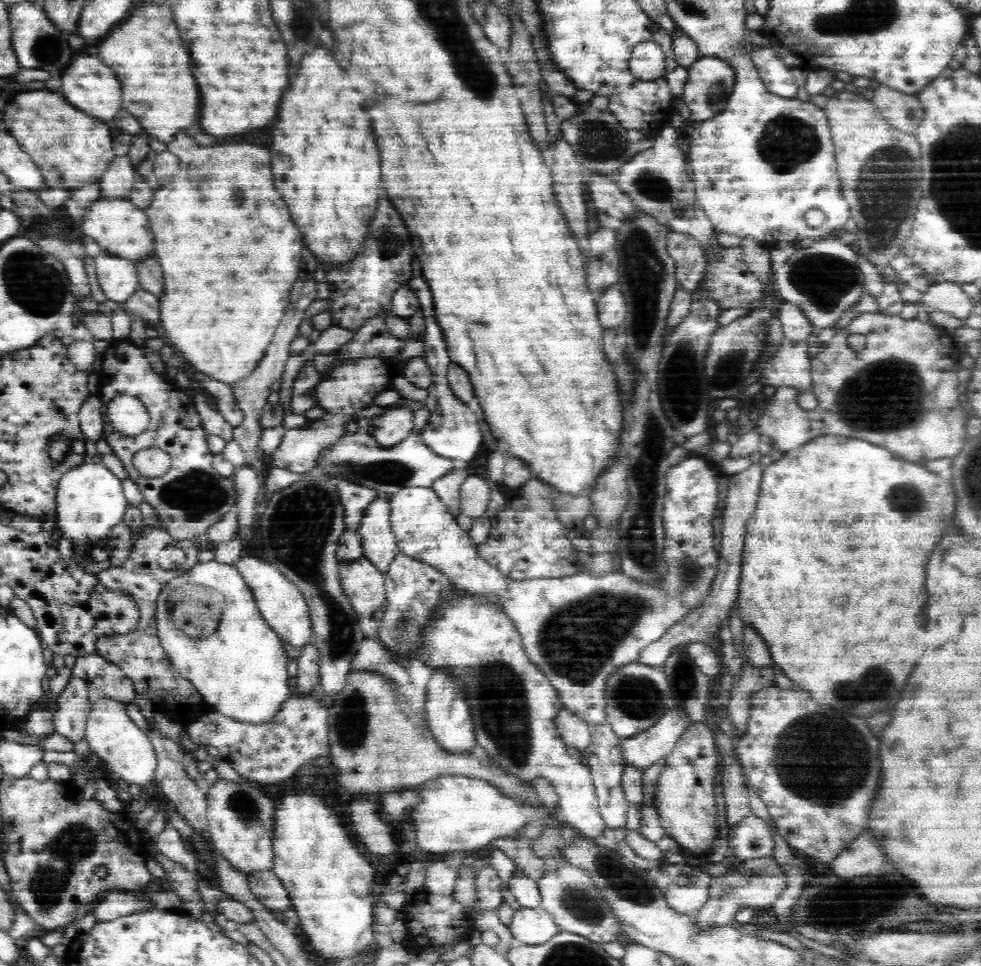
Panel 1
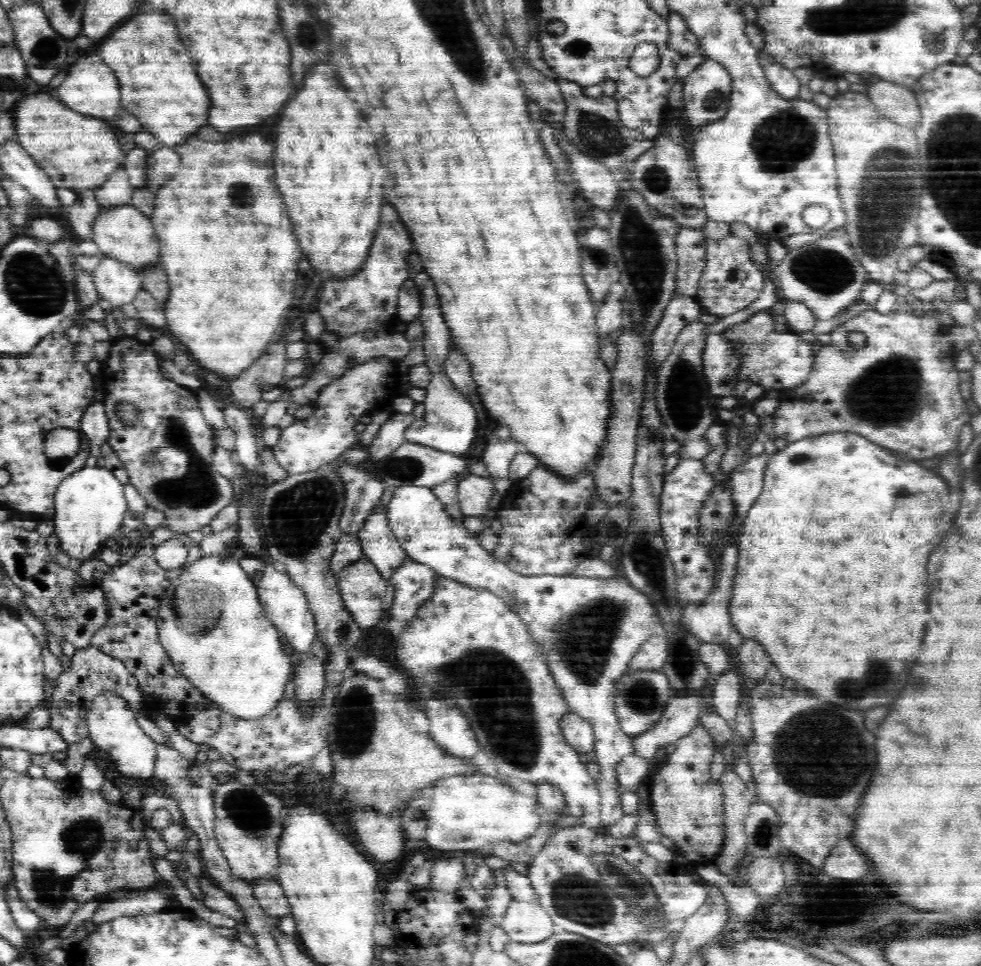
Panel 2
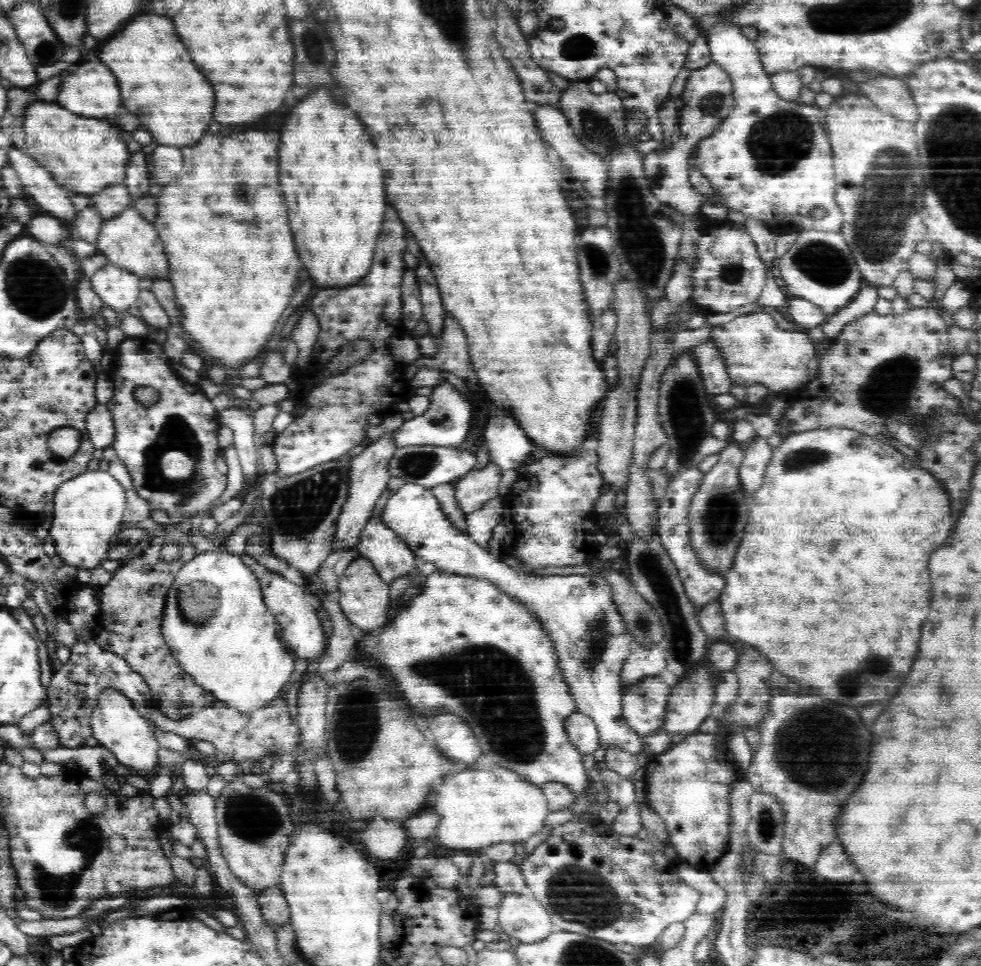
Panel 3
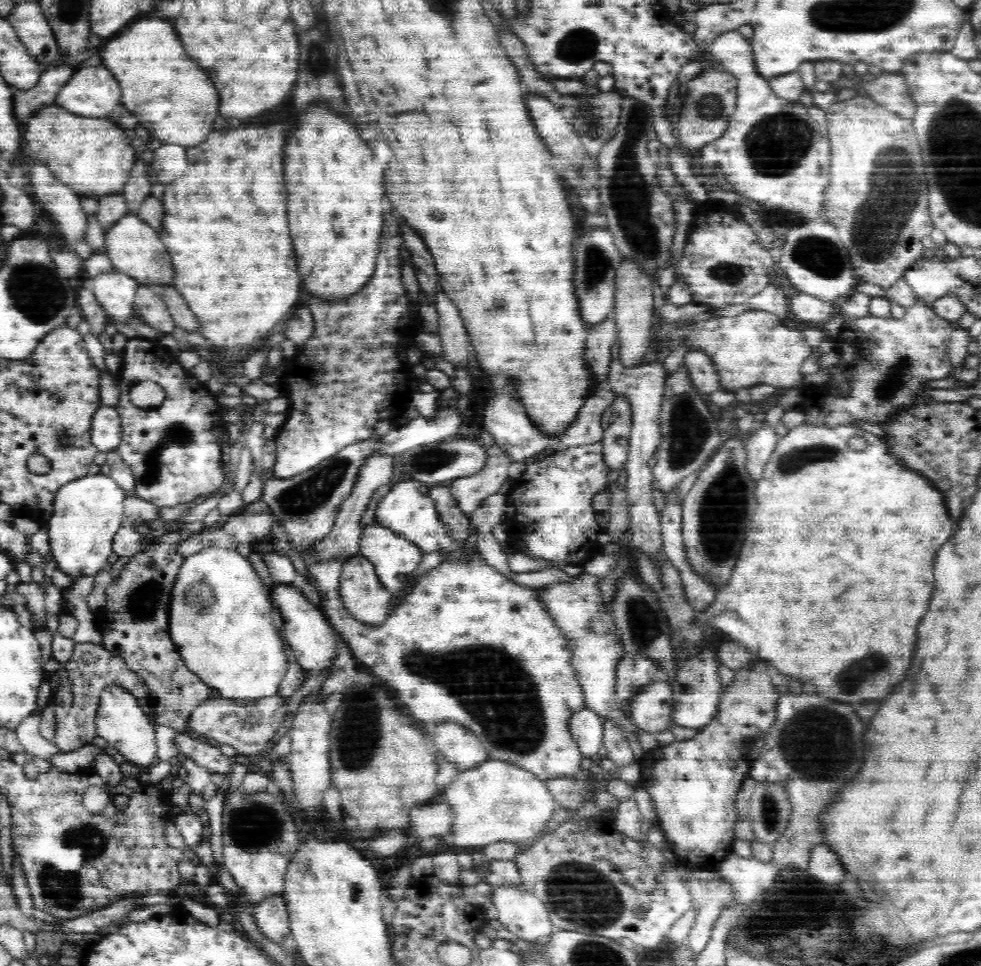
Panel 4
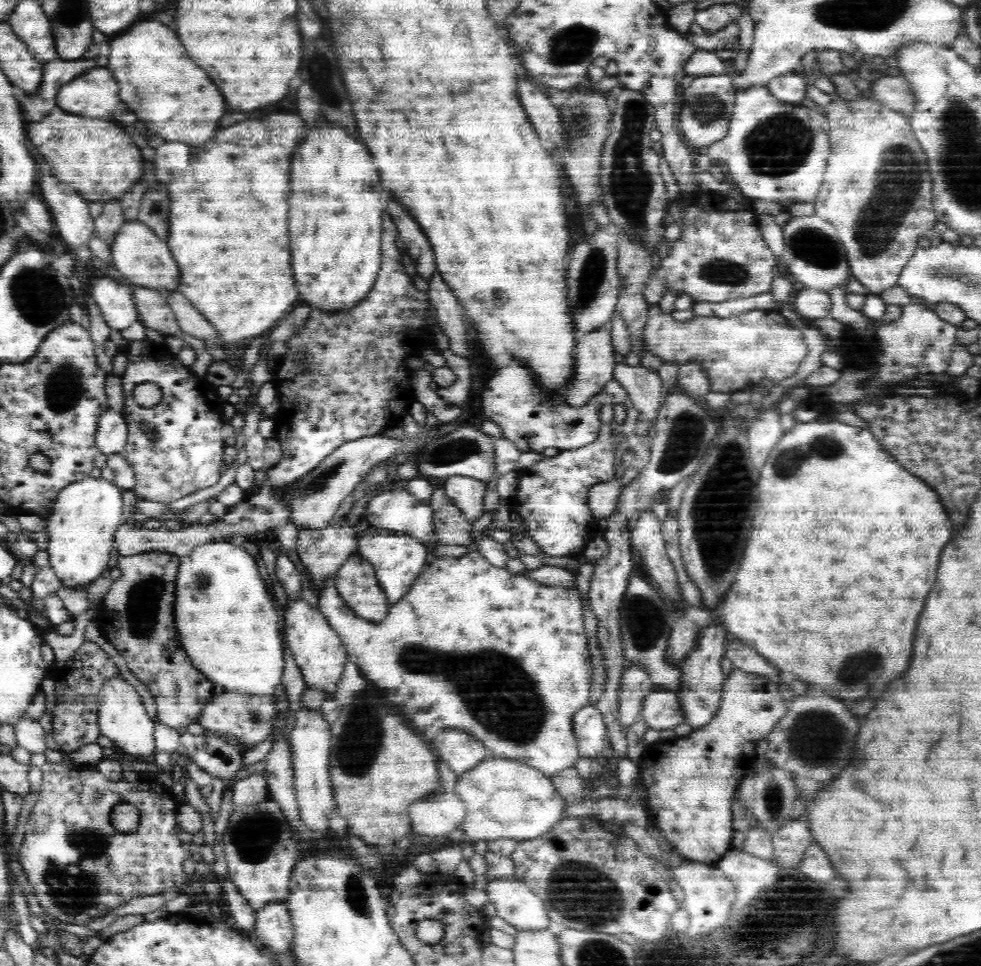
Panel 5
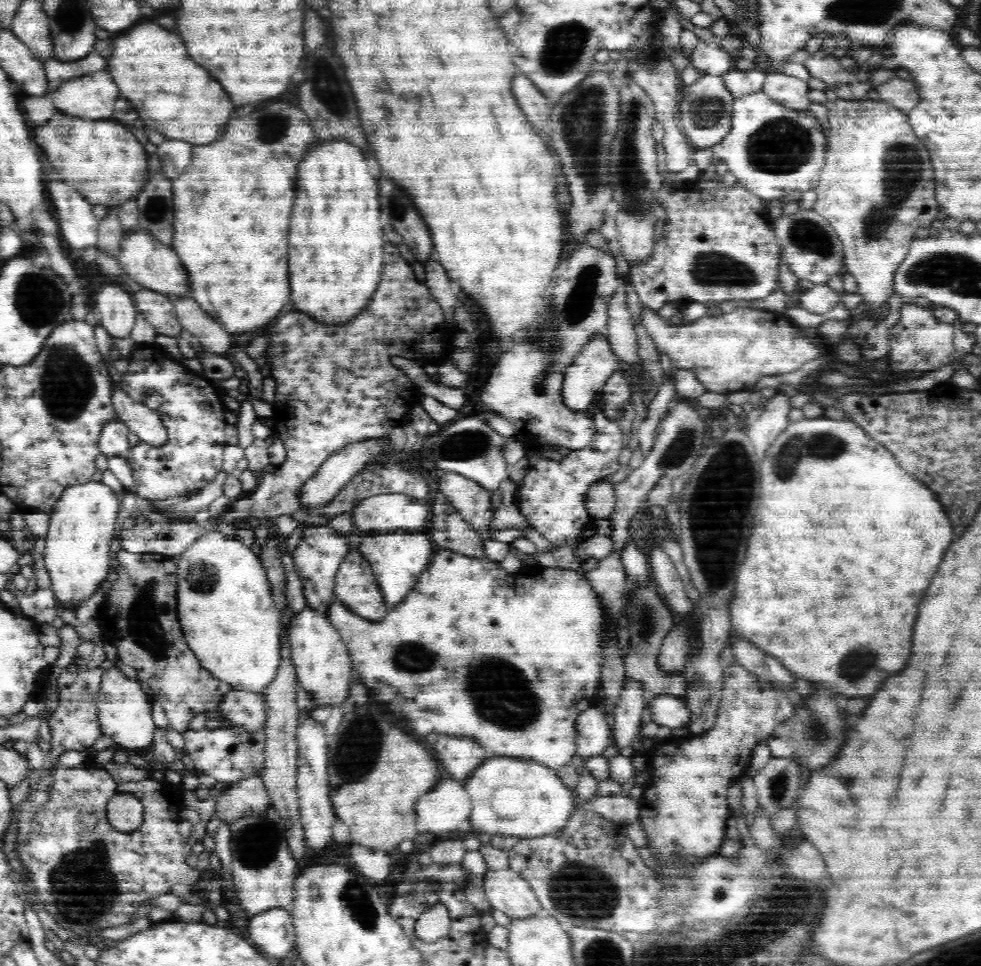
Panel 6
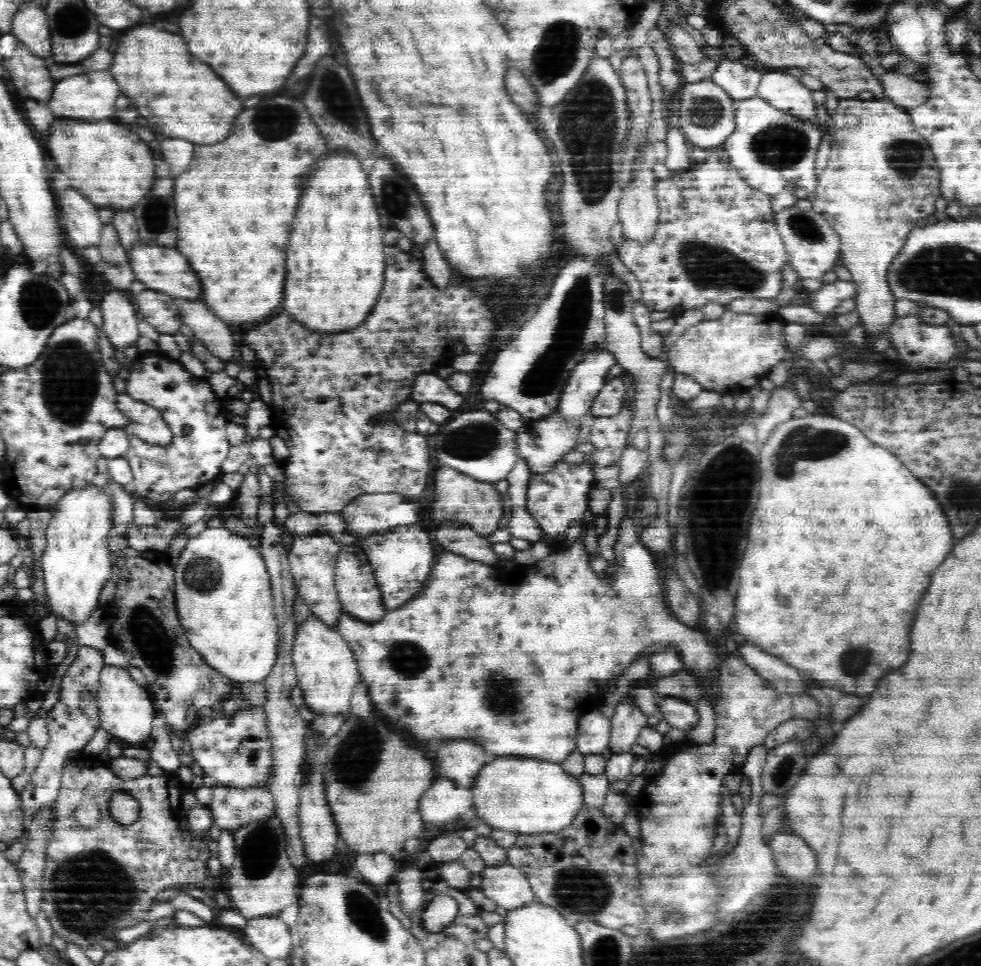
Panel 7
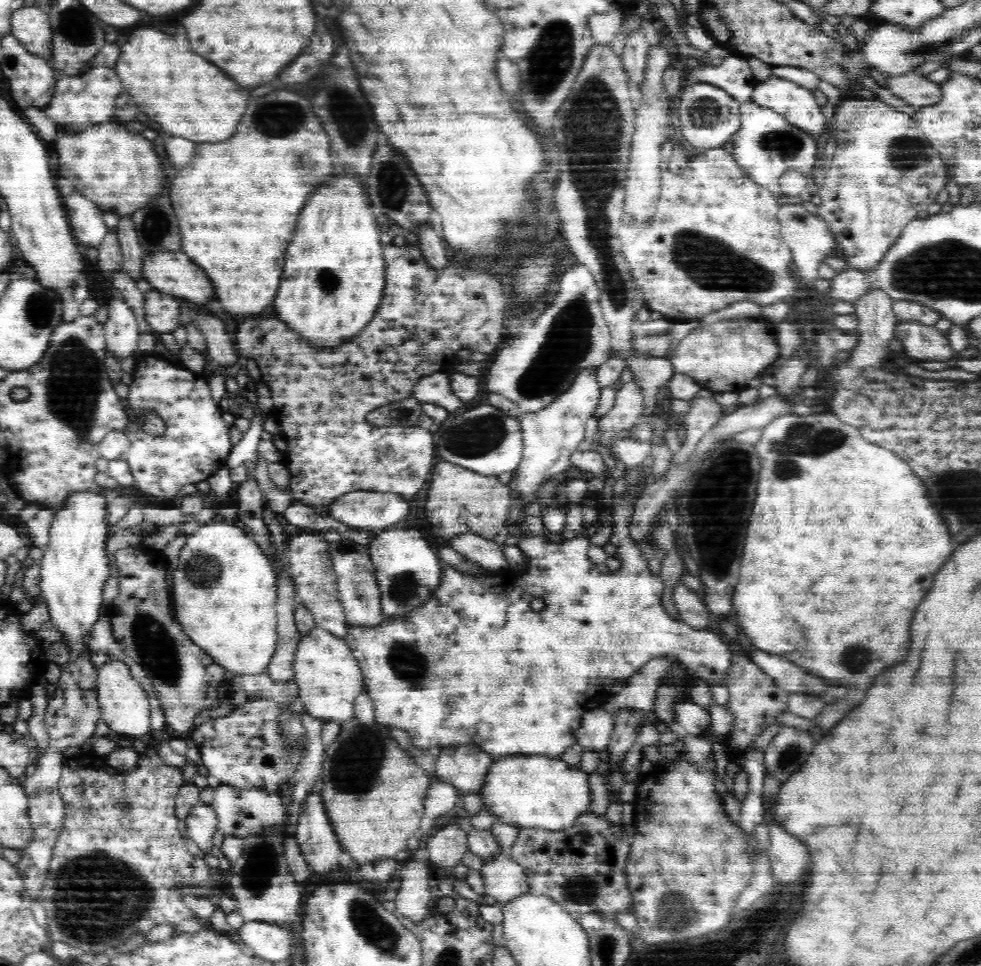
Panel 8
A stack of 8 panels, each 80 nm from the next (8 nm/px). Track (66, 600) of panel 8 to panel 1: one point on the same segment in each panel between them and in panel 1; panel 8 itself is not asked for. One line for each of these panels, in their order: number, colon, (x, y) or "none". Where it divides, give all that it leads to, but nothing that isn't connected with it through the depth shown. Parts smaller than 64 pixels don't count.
1: (90, 499)
2: (90, 504)
3: (88, 510)
4: (87, 512)
5: (81, 528)
6: (83, 522)
7: (76, 563)

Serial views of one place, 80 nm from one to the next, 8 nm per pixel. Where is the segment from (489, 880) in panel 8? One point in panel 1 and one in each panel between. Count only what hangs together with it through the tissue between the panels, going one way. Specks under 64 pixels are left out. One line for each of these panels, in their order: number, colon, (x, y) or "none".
1: (529, 925)
2: (524, 922)
3: (522, 917)
4: (523, 913)
5: (519, 905)
6: (507, 891)
7: (506, 885)

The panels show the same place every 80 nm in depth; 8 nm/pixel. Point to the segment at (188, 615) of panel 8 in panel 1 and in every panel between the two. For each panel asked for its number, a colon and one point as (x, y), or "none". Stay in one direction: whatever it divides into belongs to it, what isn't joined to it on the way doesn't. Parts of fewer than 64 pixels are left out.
1: (242, 671)
2: (243, 665)
3: (238, 657)
4: (233, 646)
5: (228, 626)
6: (227, 614)
7: (224, 605)

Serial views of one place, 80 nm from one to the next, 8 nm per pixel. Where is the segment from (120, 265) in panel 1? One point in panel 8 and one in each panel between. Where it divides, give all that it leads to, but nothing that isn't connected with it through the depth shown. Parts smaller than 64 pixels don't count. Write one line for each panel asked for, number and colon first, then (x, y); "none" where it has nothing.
2: (117, 282)
3: (118, 288)
4: (116, 292)
5: (115, 299)
6: (114, 305)
7: (119, 315)
8: (121, 330)

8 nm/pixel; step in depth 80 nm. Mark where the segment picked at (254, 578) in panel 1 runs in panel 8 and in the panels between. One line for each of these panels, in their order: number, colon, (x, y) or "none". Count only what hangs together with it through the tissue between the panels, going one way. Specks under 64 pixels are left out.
2: (285, 604)
3: (301, 629)
4: (310, 639)
5: (315, 645)
6: (325, 668)
7: (327, 671)
8: (327, 675)

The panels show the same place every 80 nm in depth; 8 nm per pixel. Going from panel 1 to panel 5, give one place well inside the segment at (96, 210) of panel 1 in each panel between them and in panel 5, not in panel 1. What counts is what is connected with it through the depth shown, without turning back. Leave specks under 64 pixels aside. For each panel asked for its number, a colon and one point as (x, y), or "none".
2: (122, 232)
3: (128, 240)
4: (135, 249)
5: (137, 253)

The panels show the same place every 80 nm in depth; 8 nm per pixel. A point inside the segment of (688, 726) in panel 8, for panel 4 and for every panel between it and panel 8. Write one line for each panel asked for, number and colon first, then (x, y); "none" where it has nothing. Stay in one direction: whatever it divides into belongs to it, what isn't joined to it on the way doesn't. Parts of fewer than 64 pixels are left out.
4: (651, 709)
5: (660, 710)
6: (667, 710)
7: (679, 714)

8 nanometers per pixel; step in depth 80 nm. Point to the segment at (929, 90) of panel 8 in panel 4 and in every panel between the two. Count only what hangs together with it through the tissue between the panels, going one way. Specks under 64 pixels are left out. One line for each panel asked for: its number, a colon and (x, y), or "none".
4: (889, 90)
5: (895, 92)
6: (903, 95)
7: (903, 91)

